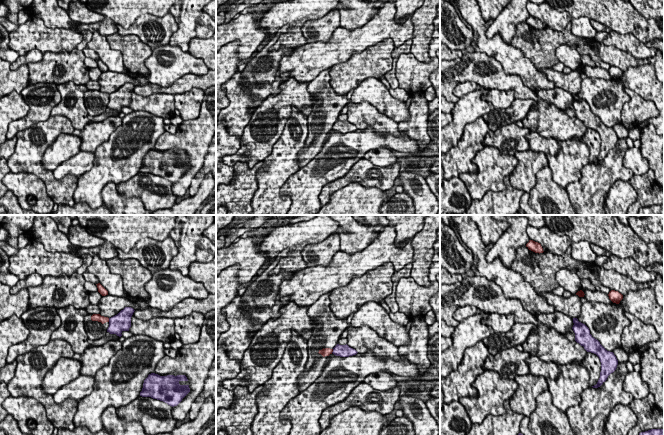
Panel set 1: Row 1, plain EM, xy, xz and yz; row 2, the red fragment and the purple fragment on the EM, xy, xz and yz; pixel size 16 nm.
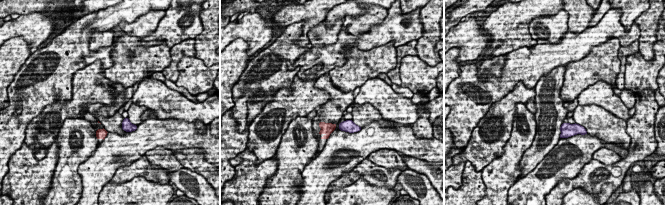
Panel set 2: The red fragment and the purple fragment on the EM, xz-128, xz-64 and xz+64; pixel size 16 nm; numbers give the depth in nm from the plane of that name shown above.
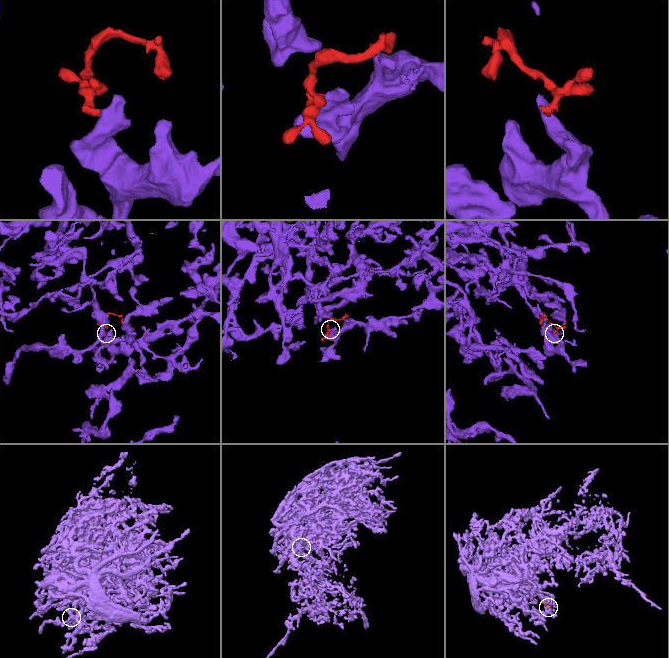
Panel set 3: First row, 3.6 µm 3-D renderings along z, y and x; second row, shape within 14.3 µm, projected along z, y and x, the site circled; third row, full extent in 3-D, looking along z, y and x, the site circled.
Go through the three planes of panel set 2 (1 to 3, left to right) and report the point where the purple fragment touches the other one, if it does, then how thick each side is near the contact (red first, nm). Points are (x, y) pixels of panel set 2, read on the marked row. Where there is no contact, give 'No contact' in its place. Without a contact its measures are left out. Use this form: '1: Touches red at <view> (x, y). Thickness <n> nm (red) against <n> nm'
1: No contact
2: No contact
3: No contact

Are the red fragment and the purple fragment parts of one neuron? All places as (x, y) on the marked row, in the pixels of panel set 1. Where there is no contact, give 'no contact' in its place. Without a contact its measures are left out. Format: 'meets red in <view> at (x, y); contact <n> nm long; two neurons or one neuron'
meets red in xy at (108, 320); contact 70 nm long; two neurons

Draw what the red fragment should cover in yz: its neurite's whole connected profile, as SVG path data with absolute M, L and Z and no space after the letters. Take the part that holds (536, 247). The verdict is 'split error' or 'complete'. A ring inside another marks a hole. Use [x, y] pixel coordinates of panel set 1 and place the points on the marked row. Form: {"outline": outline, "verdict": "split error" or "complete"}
{"outline": "M529 240L529 242L526 244L526 247L529 250L535 252L535 253L539 253L540 254L540 253L544 252L541 244L538 243L538 242L535 242L533 240Z", "verdict": "complete"}

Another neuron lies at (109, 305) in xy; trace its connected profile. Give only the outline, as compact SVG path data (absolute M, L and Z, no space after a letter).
M108 294L106 296L102 296L100 302L98 303L98 307L100 309L99 314L101 316L111 318L117 315L125 307L131 307L134 310L137 310L139 305L128 298L116 297Z

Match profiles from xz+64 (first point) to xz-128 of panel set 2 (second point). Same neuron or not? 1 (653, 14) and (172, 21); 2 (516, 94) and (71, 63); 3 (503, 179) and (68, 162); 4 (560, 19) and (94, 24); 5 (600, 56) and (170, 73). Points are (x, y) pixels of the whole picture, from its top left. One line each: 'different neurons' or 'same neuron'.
1: different neurons
2: different neurons
3: same neuron
4: different neurons
5: different neurons

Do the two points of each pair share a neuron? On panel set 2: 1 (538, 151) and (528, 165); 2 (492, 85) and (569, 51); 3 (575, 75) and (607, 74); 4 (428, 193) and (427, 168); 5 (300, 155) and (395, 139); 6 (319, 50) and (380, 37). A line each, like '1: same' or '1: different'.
1: same
2: same
3: same
4: different
5: different
6: same

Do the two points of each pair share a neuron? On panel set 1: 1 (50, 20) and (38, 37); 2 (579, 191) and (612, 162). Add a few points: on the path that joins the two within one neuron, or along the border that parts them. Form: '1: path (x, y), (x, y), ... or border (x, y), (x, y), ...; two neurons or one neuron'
1: border (30, 15), (39, 17), (48, 27), (69, 30); two neurons
2: path (587, 187), (604, 170); one neuron

